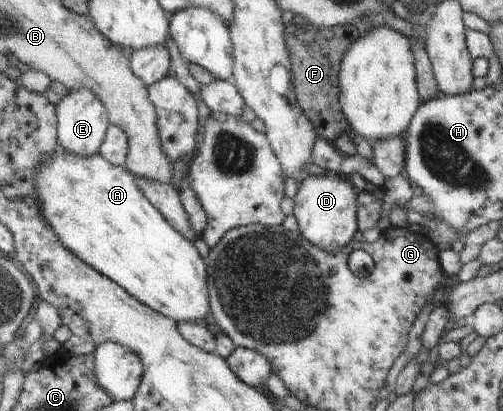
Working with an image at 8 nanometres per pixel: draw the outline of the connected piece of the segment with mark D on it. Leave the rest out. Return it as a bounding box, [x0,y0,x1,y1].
[293,172,358,253]

